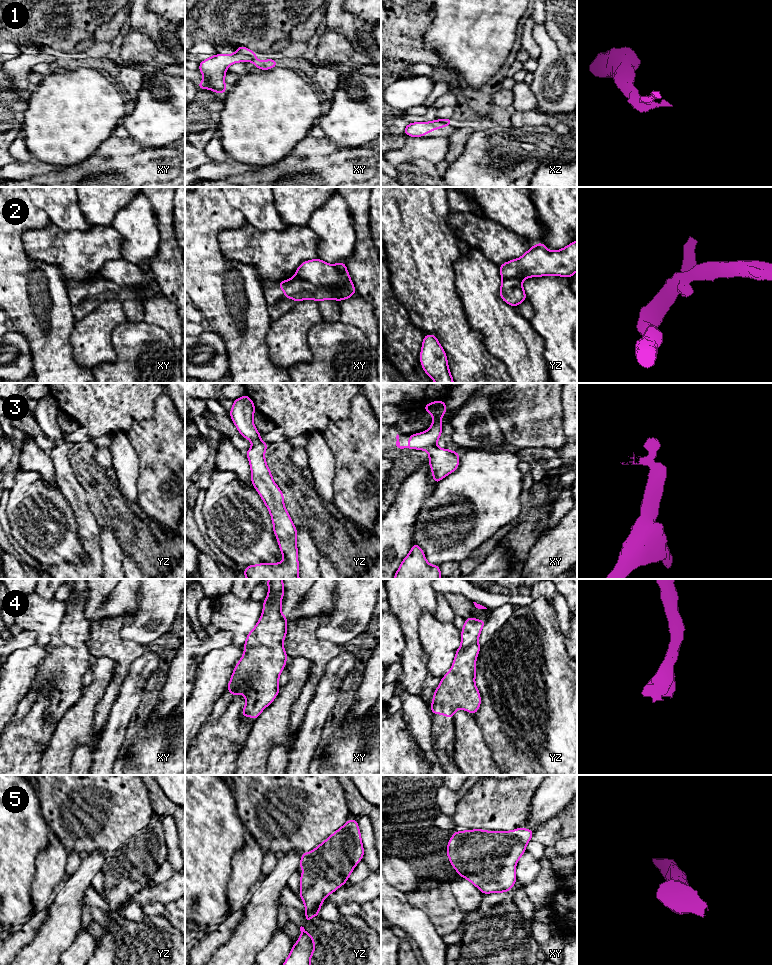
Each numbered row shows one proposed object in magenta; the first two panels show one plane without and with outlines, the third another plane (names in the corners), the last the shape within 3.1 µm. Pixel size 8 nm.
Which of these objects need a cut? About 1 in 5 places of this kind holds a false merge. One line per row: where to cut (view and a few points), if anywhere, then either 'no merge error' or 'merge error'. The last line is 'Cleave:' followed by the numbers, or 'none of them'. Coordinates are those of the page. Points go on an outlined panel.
1: cut xy (237, 51), (247, 54), (251, 60); merge error
2: cut xy (296, 275), (325, 288), (336, 286), (341, 281); merge error
3: cut none; no merge error
4: cut none; no merge error
5: cut none; no merge error
Cleave: 1, 2

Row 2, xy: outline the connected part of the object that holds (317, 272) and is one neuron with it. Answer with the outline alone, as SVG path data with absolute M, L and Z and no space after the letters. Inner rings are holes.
M319 258L302 262L295 271L295 275L325 289L337 286L341 282L341 274L335 265L328 264Z

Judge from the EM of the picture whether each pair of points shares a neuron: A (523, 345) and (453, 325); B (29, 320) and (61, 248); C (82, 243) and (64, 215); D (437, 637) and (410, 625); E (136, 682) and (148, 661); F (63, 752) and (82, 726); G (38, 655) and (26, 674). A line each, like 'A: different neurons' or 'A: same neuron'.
A: different neurons
B: different neurons
C: different neurons
D: different neurons
E: same neuron
F: same neuron
G: same neuron

